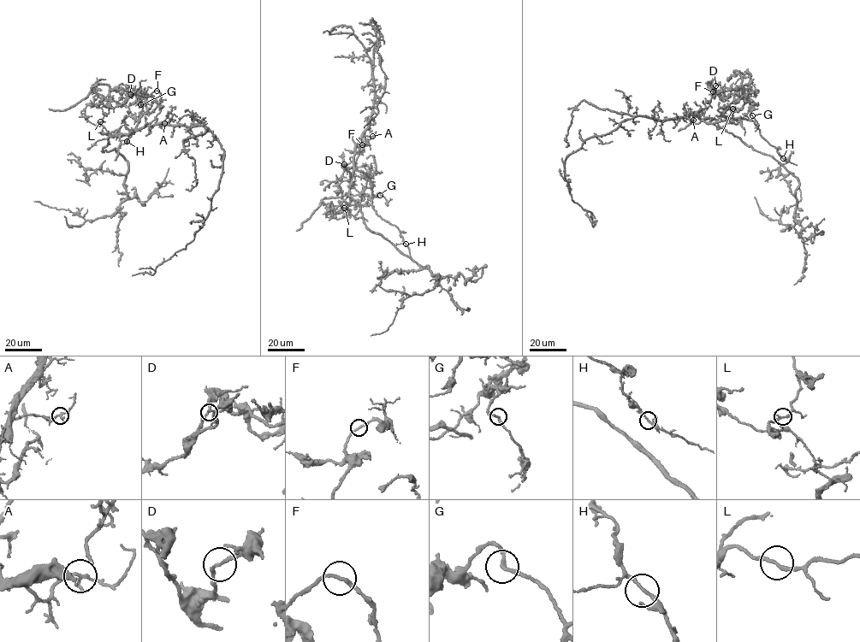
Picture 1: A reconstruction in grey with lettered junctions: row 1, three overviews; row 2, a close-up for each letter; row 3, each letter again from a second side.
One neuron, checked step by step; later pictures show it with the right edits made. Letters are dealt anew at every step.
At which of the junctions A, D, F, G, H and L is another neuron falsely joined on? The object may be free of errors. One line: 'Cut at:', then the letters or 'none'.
Cut at: L

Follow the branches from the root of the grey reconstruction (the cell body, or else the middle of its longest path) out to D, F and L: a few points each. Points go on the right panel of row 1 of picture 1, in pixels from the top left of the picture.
D: (687, 115), (713, 124), (744, 117), (750, 108), (742, 87), (724, 86), (716, 93), (715, 85)
F: (687, 115), (691, 113), (696, 116), (699, 110), (708, 106), (712, 91)
L: (687, 115), (690, 113), (701, 119), (716, 120), (727, 107), (732, 108)

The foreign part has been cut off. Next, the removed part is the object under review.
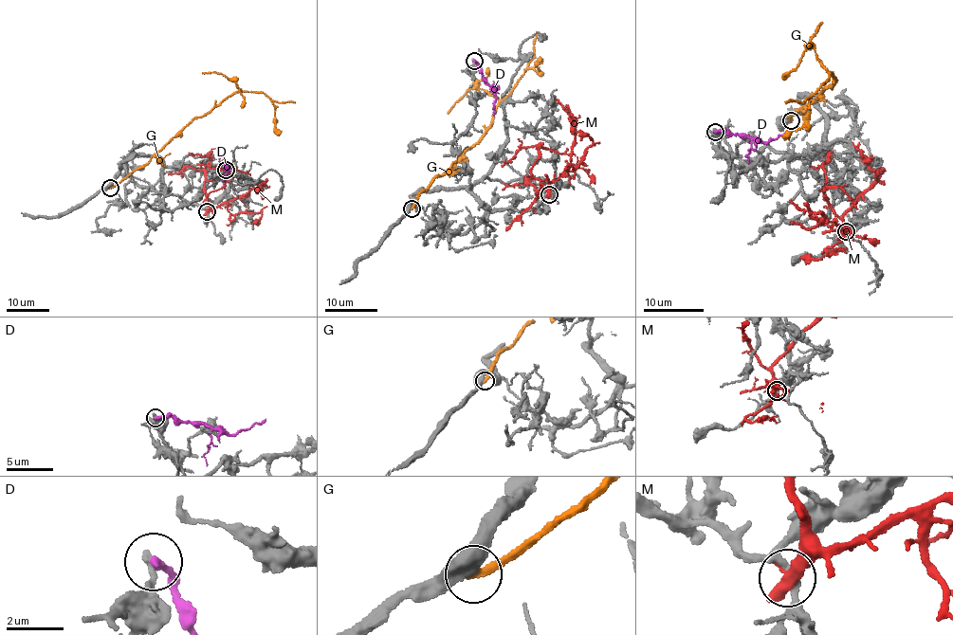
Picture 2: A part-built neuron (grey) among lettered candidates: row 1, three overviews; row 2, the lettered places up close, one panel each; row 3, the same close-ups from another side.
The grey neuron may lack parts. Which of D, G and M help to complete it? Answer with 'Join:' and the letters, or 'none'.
Join: none

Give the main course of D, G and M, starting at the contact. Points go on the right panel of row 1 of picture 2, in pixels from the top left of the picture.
D: (715, 132), (742, 133), (763, 142), (787, 133)
G: (791, 120), (824, 89), (833, 88), (836, 79), (830, 73), (813, 93), (809, 119), (783, 137)
M: (845, 231), (840, 227), (845, 229), (839, 241), (826, 249), (838, 248), (828, 256), (820, 259), (801, 257)

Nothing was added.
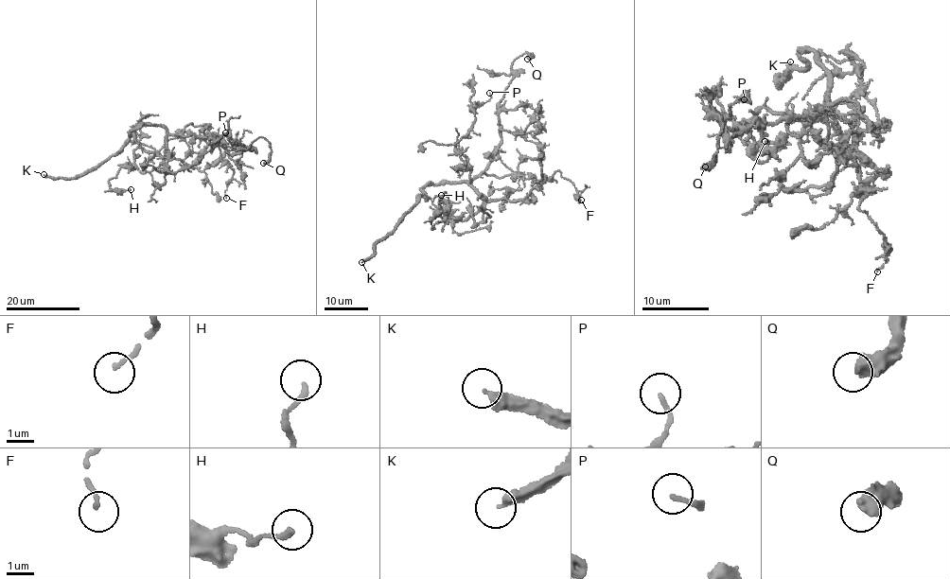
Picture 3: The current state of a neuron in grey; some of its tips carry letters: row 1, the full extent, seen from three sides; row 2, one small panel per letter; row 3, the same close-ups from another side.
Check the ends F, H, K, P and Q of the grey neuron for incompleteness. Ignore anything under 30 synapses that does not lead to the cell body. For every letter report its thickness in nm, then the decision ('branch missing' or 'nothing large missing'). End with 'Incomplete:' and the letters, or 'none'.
F: 130 nm | nothing large missing
H: 190 nm | nothing large missing
K: 360 nm | branch missing
P: 140 nm | nothing large missing
Q: 600 nm | nothing large missing
Incomplete: K

